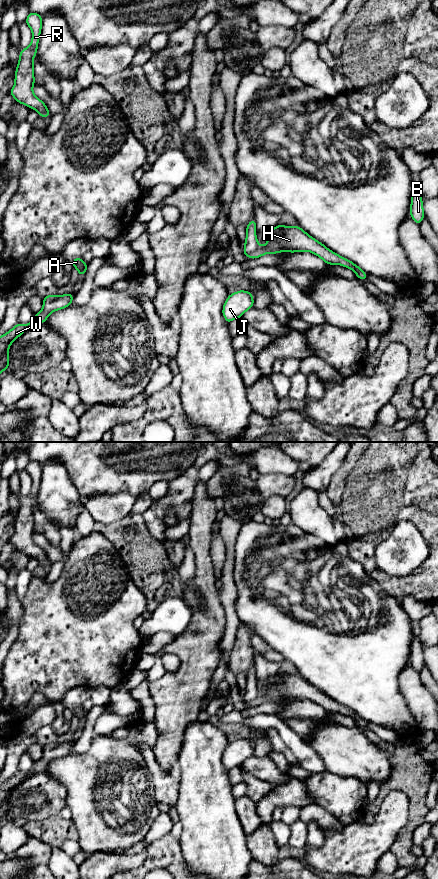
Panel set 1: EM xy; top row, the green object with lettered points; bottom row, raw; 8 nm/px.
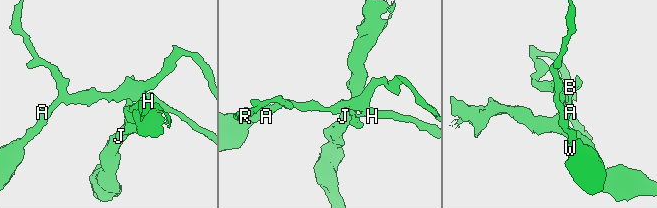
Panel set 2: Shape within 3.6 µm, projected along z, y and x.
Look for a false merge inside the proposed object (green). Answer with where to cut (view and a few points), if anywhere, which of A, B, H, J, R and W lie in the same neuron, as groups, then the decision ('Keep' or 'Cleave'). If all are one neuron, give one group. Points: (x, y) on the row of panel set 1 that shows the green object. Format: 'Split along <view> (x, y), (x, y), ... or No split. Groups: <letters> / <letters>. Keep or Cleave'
Split along xy (259, 247), (248, 256). Groups: A B H R W / J. Cleave

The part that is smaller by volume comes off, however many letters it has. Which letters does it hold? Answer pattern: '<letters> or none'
J

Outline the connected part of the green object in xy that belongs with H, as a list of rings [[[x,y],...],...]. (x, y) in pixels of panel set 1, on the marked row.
[[[277,225],[271,230],[266,244],[253,252],[249,258],[256,259],[265,254],[279,252],[304,252],[309,251],[320,257],[326,264],[337,264],[354,271],[357,278],[367,280],[365,273],[352,261],[332,252],[318,240],[312,238],[302,228],[297,226]]]

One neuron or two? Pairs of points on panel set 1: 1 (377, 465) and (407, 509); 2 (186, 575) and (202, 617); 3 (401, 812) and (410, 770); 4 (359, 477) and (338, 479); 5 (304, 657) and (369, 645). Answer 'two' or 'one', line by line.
1: one
2: two
3: two
4: one
5: one

